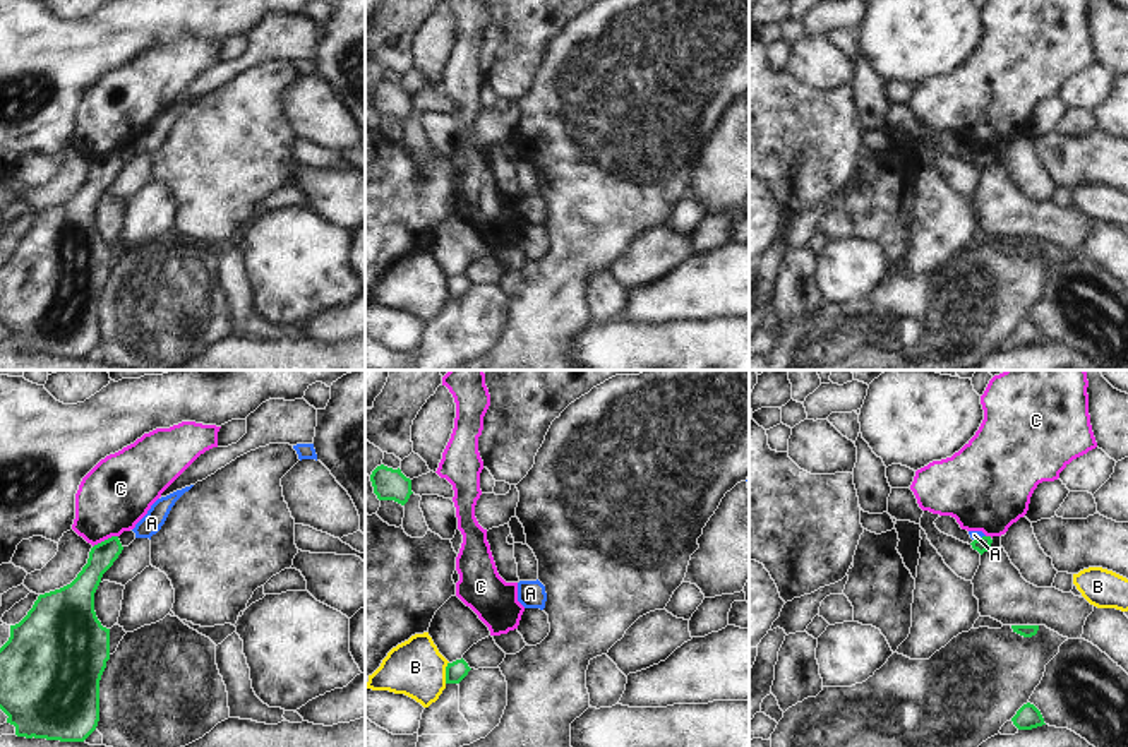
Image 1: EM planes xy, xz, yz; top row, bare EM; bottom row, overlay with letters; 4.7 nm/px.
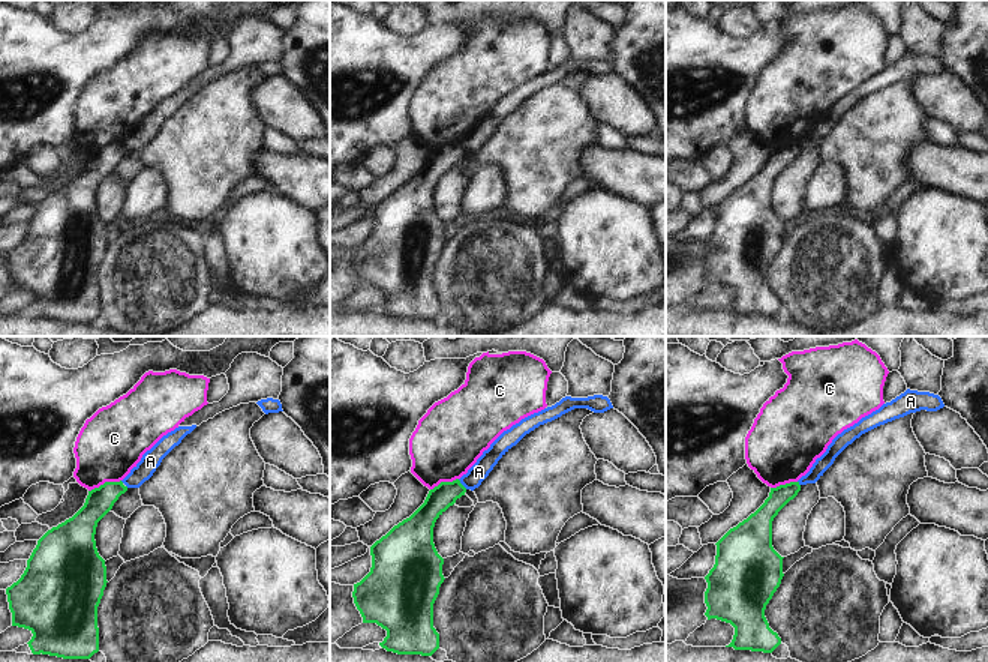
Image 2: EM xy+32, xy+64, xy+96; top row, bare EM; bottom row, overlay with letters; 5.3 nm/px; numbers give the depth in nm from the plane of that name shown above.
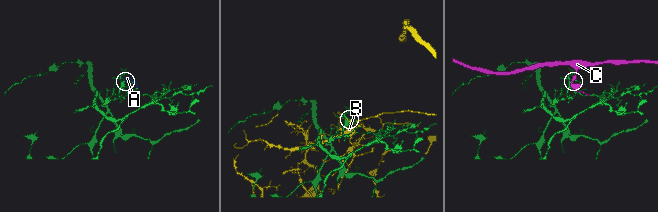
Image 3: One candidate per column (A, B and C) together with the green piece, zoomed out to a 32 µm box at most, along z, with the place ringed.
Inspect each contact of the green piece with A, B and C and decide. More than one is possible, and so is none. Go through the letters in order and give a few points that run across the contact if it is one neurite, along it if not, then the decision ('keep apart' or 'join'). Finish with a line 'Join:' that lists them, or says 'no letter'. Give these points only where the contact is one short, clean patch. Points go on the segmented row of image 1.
A: line yz (984, 535), (974, 540); keep apart
B: keep apart
C: keep apart
Join: no letter

